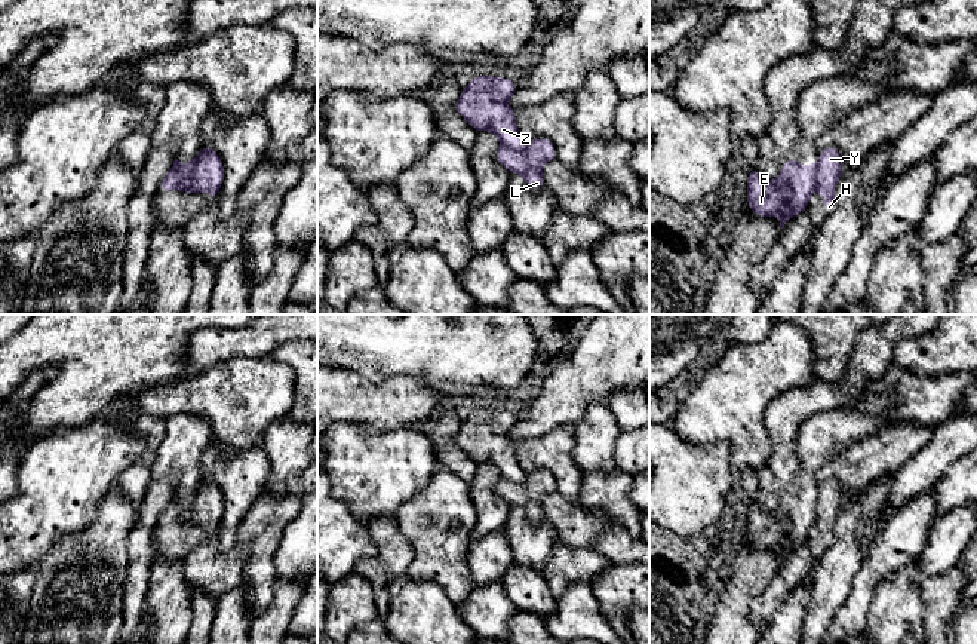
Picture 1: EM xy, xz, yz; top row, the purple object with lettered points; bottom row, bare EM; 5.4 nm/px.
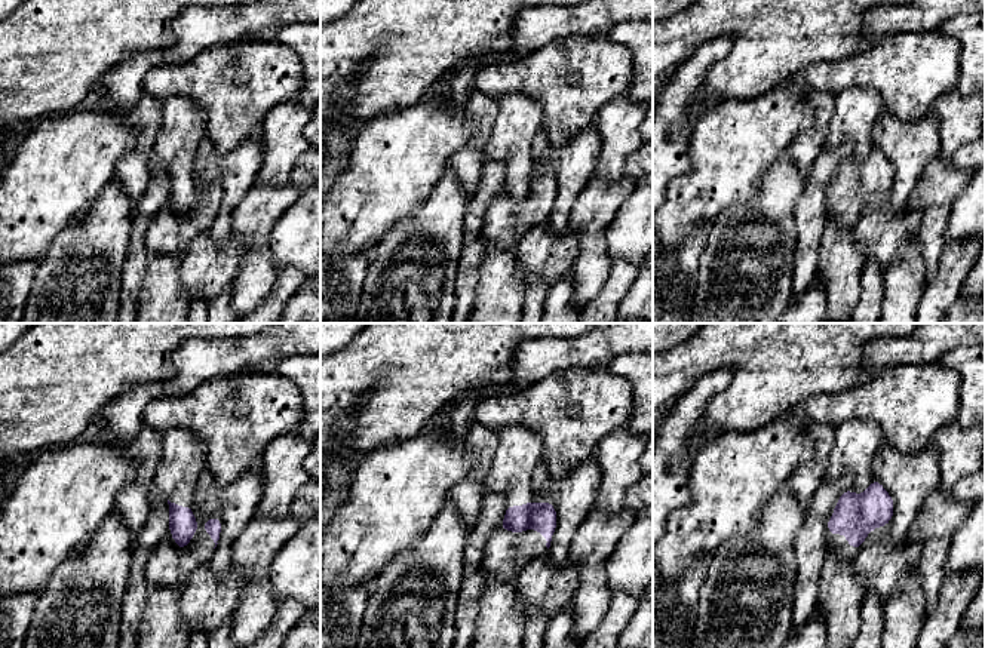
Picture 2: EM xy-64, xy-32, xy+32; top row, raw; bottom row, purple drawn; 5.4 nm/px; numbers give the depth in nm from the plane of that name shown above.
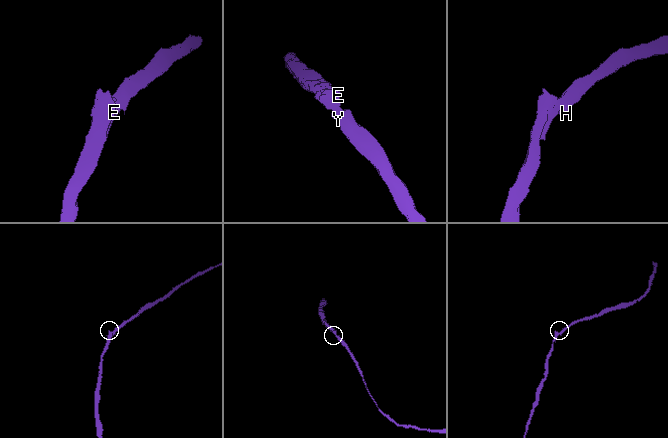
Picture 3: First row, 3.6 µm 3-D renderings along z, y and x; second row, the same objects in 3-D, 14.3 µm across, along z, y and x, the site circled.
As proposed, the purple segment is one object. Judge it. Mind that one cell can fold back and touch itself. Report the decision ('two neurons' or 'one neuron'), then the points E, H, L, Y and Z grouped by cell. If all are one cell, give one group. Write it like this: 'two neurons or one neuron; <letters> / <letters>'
two neurons; E Z / H L Y

